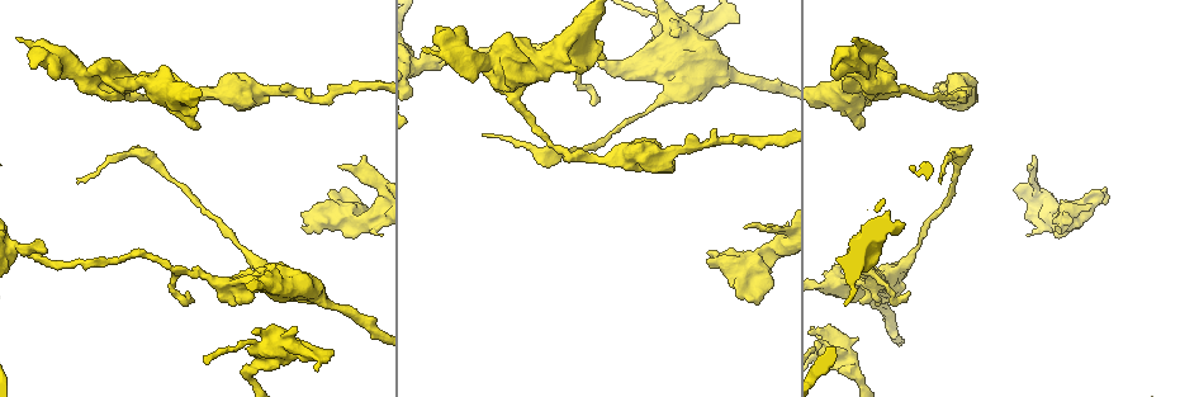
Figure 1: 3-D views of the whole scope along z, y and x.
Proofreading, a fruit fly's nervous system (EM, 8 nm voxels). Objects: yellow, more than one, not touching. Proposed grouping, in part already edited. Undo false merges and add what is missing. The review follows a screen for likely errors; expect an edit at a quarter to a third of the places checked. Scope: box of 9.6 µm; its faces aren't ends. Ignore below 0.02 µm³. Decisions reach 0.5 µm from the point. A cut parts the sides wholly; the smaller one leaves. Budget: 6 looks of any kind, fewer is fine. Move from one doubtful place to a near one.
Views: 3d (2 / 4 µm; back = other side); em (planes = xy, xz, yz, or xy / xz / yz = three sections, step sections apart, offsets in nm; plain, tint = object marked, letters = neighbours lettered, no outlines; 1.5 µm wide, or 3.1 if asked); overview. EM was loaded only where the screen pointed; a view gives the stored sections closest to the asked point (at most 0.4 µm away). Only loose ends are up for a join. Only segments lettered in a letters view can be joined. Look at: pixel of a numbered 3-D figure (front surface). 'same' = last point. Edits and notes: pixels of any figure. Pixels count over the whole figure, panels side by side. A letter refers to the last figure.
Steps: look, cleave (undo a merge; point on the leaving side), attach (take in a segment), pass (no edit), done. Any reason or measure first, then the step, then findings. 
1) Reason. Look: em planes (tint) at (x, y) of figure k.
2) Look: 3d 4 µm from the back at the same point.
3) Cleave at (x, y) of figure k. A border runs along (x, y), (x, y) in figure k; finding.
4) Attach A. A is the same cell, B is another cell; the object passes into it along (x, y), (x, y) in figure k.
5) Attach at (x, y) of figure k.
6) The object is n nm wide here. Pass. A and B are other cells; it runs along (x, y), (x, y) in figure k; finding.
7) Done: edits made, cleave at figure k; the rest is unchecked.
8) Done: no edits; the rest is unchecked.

A fork. Look: 3d 4 µm at (826, 345) of figure 1.

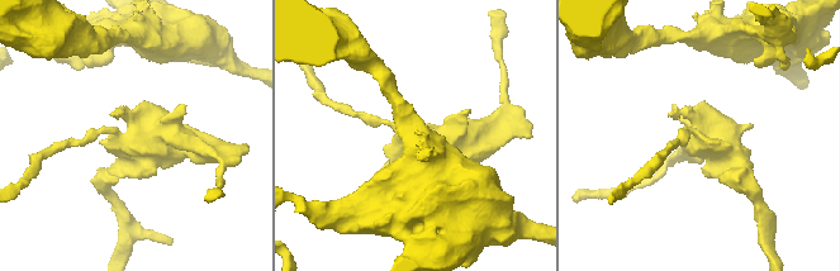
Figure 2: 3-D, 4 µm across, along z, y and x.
Need the tissue. Look: em yz step 4 (tint) at (135, 143) of figure 2.

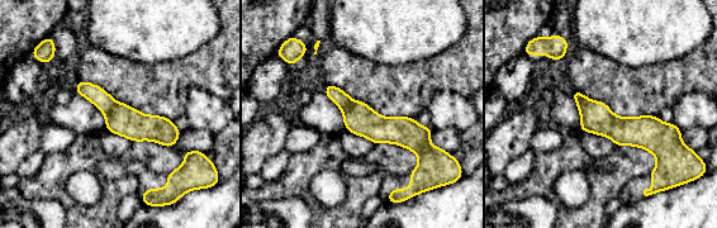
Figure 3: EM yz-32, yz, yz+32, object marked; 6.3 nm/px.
Look: em yz step 4 (letters) at the same point.

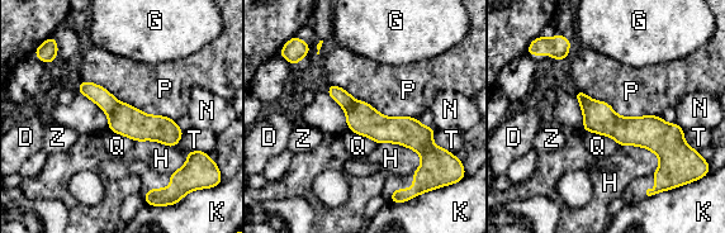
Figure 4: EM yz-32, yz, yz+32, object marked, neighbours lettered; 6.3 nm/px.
The longest contact is with P, 650 nm. Cleave at (99, 95) of figure 4. D, G, H, K, N, P, Q, T and Z are other cells; two cells meet here.

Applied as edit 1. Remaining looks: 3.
Look: overview.

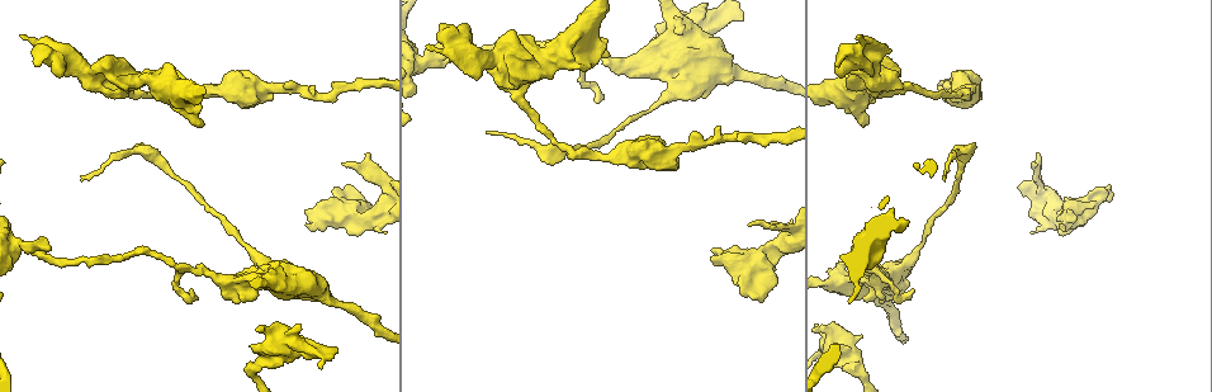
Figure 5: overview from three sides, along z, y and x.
An open end. Look: em planes (letters) at (841, 266) of figure 5.

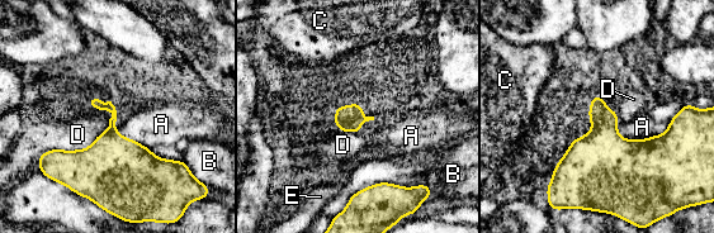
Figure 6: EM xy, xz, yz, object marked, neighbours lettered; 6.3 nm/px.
Pass. A, B, C, D and E are other cells; a border runs along (584, 134), (572, 141), (559, 161) in figure 6; no lettered segment goes on from it.

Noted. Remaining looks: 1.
Done: edits made, cleave at figure 4; the rest is unchecked.

